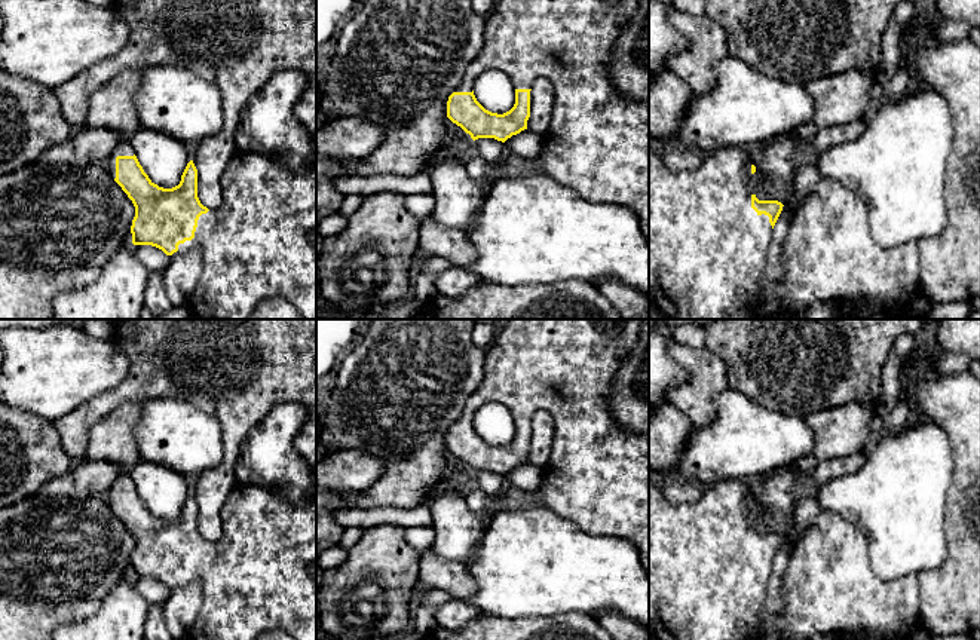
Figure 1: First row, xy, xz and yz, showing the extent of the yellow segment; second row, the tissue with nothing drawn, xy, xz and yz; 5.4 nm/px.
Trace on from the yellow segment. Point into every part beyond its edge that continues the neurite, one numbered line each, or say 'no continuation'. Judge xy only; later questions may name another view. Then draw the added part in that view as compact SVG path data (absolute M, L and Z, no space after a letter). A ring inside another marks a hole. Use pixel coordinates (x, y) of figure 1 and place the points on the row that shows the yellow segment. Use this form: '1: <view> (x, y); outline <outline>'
1: xy (260, 242); outline M238 150L227 163L221 177L223 203L217 209L209 209L197 220L195 238L178 245L178 251L171 258L186 255L193 249L200 251L202 273L193 294L189 297L187 307L196 319L249 319L254 307L267 298L281 297L288 300L303 316L303 319L316 319L316 165L310 165L301 171L294 171L281 165L266 154L246 153Z

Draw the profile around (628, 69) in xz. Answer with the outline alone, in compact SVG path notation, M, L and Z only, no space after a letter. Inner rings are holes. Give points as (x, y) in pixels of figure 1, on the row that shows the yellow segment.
M640 0L634 15L622 27L607 74L624 98L649 101L649 0Z

